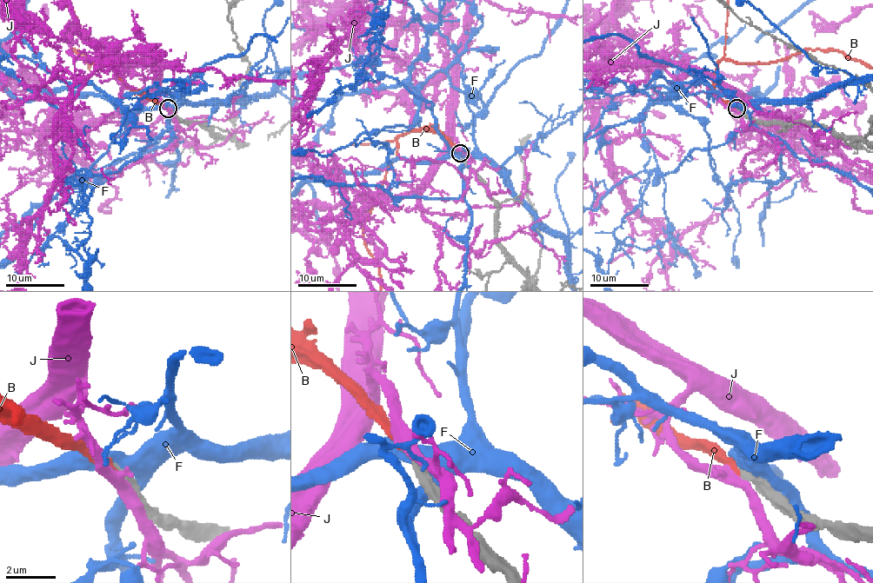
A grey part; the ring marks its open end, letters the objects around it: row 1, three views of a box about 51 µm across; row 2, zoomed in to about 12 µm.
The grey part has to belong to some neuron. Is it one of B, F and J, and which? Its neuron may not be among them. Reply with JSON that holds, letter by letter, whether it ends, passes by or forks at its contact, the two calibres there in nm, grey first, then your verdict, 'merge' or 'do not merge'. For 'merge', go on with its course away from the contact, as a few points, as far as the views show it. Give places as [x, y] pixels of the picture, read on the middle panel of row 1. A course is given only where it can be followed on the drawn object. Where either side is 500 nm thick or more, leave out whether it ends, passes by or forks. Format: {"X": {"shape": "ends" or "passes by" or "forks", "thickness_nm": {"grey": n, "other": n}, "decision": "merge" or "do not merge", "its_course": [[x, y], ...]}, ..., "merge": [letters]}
{"B": {"shape": "ends", "thickness_nm": {"grey": 360, "other": 320}, "decision": "merge"}, "F": {"thickness_nm": {"grey": 550, "other": 440}, "decision": "do not merge"}, "J": {"shape": "forks", "thickness_nm": {"grey": 440, "other": 320}, "decision": "do not merge"}, "merge": ["B"]}

